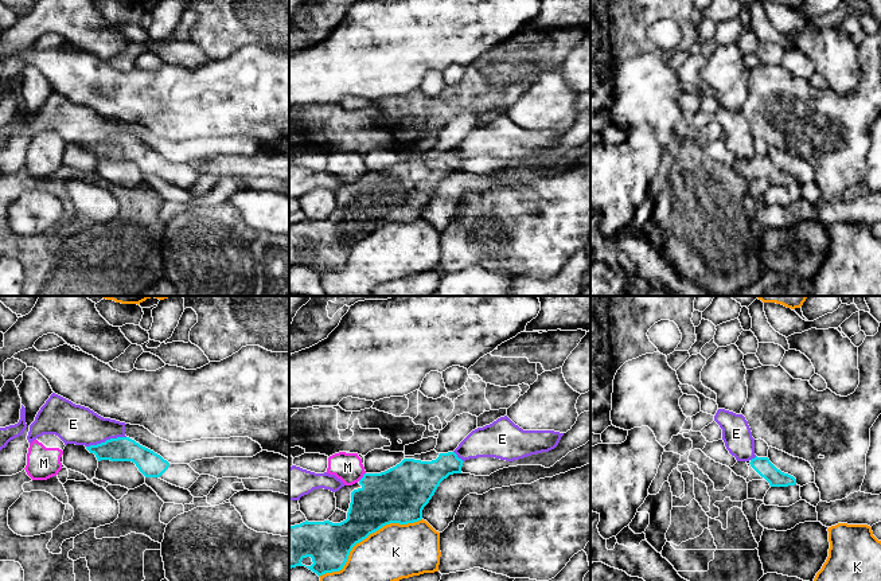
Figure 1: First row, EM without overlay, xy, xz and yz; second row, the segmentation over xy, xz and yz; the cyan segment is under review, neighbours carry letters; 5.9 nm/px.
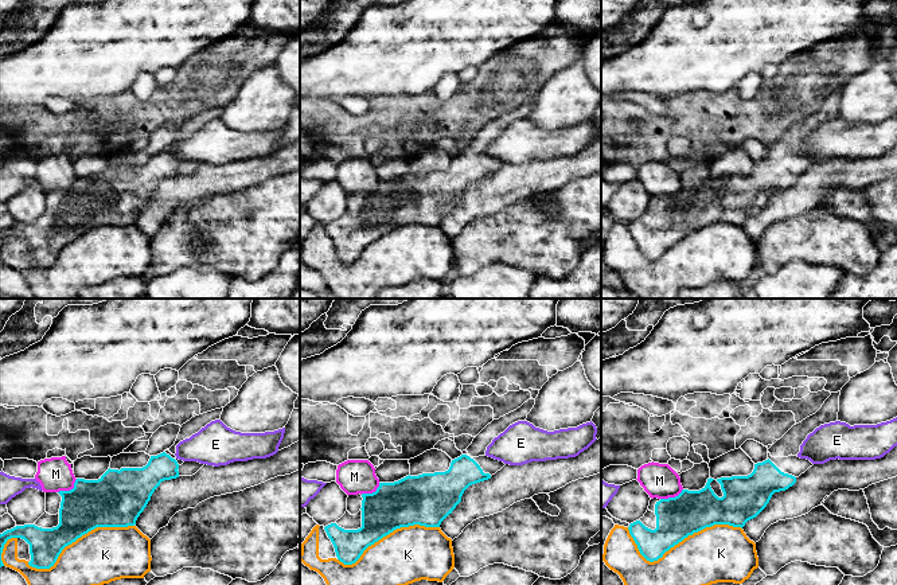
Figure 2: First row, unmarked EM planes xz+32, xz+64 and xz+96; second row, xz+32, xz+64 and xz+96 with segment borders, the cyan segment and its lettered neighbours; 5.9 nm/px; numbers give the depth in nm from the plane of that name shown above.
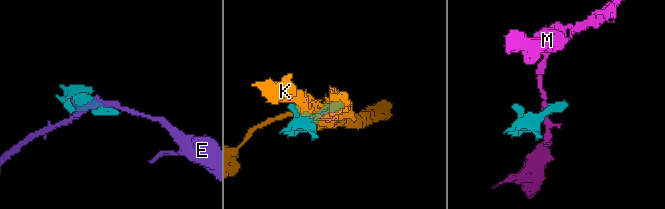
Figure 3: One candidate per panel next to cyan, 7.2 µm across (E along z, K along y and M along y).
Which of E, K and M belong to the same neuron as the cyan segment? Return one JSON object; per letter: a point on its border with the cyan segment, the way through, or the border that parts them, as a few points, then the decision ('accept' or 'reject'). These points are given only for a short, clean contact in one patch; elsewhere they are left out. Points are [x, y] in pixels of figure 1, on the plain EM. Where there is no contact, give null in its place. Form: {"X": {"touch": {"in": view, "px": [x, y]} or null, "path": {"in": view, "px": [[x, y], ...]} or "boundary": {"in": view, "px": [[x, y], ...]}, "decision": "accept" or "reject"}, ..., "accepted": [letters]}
{"E": {"touch": {"in": "xy", "px": [106, 139]}, "decision": "reject"}, "K": {"touch": {"in": "xz", "px": [365, 237]}, "decision": "reject"}, "M": {"touch": {"in": "xz", "px": [363, 175]}, "boundary": {"in": "xz", "px": [[365, 171], [358, 179]]}, "decision": "reject"}, "accepted": []}

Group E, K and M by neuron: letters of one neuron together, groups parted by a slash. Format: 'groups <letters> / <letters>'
groups E / K / M

